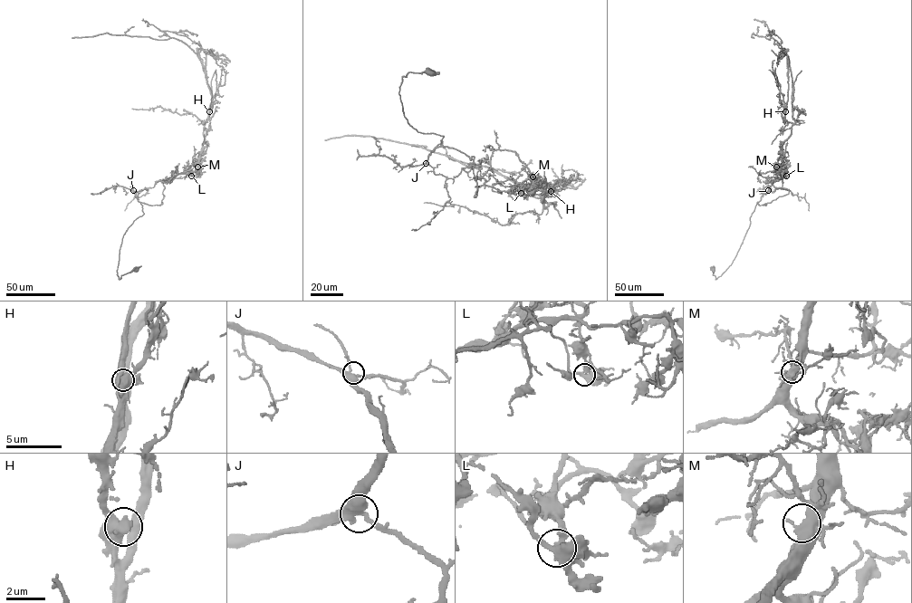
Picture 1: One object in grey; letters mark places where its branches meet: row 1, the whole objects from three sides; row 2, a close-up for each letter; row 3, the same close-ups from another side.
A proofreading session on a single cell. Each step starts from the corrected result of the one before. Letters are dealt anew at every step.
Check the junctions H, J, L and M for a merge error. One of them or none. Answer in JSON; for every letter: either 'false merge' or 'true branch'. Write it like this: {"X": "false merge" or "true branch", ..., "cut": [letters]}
{"H": "true branch", "J": "true branch", "L": "false merge", "M": "true branch", "cut": ["L"]}

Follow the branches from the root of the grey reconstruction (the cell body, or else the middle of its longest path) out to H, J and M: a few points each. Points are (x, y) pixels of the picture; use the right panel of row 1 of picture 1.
H: (713, 269), (716, 279), (732, 263), (757, 202), (788, 193), (782, 144), (792, 124), (785, 111)
J: (713, 269), (716, 279), (732, 263), (749, 227), (750, 217), (757, 202), (768, 190)
M: (713, 269), (716, 279), (732, 263), (757, 202), (765, 205), (788, 193), (782, 187), (782, 172), (776, 167)

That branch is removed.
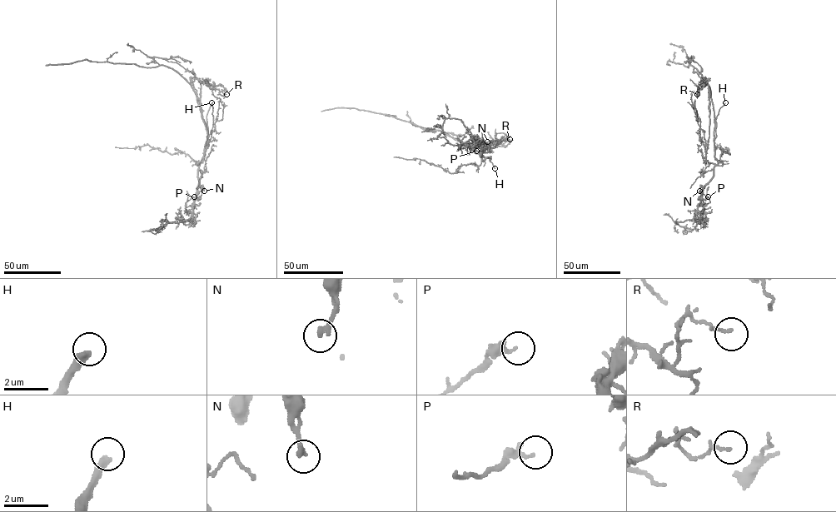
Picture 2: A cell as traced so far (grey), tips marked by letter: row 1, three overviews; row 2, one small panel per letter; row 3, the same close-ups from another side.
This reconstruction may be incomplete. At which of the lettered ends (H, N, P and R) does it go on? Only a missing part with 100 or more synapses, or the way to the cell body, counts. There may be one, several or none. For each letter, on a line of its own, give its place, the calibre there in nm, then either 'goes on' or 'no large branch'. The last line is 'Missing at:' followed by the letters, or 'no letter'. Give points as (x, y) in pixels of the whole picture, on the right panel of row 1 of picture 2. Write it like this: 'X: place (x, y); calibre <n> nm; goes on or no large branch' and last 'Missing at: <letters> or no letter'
H: place (725, 102); calibre 320 nm; goes on
N: place (699, 191); calibre 240 nm; no large branch
P: place (708, 196); calibre 120 nm; no large branch
R: place (697, 94); calibre 120 nm; no large branch
Missing at: H

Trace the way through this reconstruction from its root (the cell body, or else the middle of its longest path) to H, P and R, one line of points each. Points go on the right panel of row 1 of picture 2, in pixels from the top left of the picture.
H: (714, 110), (714, 139), (716, 117), (725, 102)
P: (714, 110), (717, 164), (713, 177), (703, 189), (698, 212), (704, 212), (704, 204), (709, 202), (708, 196)
R: (714, 110), (710, 87), (701, 78), (704, 82), (699, 86), (697, 94)

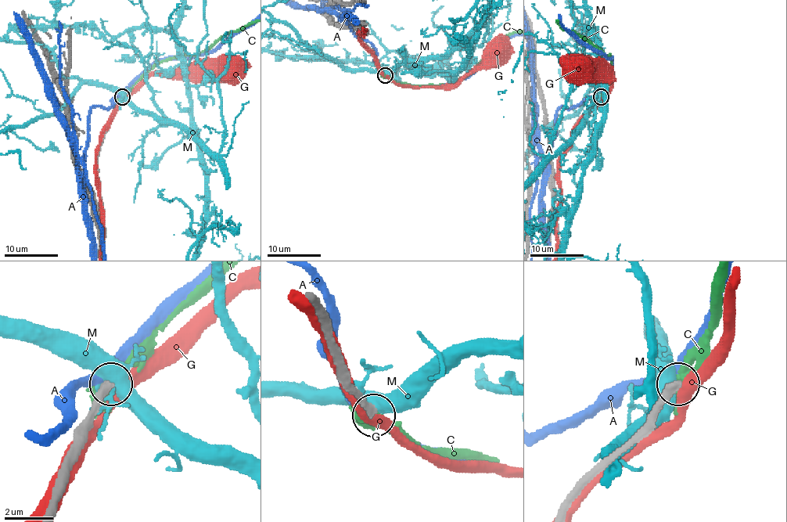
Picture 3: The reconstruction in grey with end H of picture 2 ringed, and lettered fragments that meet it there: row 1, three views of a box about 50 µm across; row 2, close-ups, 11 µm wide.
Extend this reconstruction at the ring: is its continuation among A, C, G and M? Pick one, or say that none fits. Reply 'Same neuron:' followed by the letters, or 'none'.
Same neuron: C

